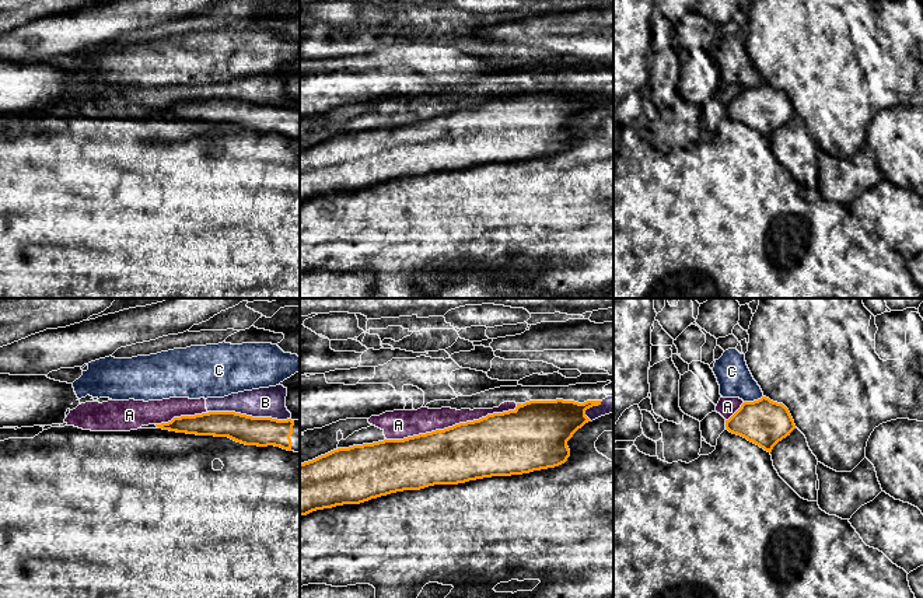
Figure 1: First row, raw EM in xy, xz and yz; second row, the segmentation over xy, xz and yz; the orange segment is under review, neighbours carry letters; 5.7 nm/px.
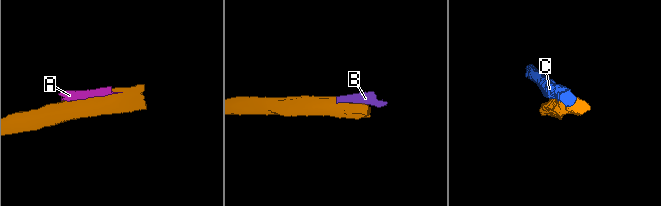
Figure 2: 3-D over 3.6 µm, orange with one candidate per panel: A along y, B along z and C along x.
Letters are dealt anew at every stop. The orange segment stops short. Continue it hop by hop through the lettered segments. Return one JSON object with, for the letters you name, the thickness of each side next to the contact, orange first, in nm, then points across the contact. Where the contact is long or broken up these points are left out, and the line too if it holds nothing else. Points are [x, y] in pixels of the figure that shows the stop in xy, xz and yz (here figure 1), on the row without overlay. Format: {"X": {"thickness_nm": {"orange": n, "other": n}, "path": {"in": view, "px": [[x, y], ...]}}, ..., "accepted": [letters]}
{"accepted": []}

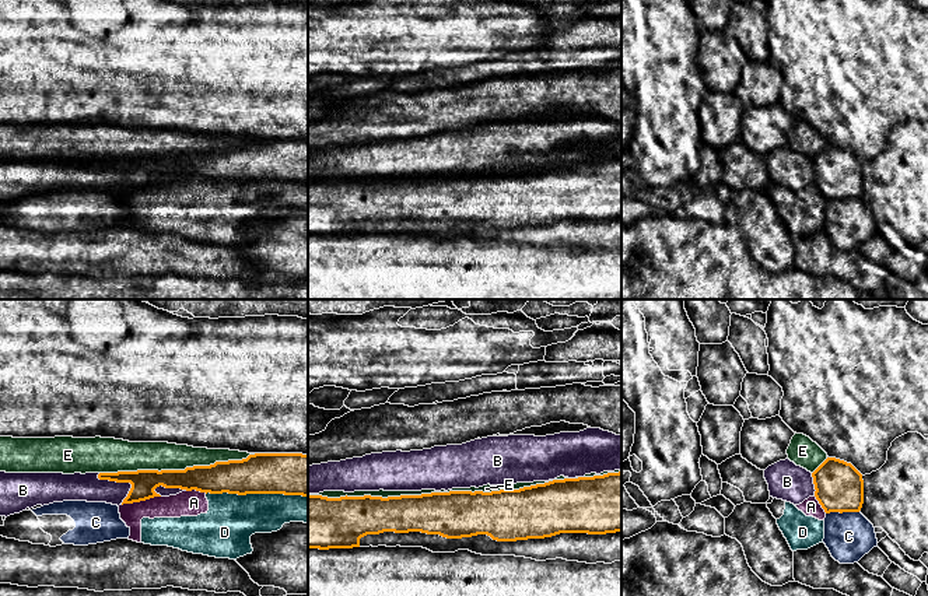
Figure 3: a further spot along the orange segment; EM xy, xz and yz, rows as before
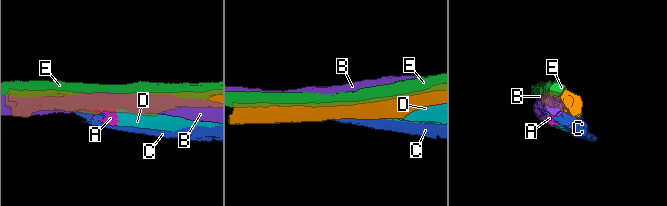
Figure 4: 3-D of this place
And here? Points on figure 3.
{"accepted": []}

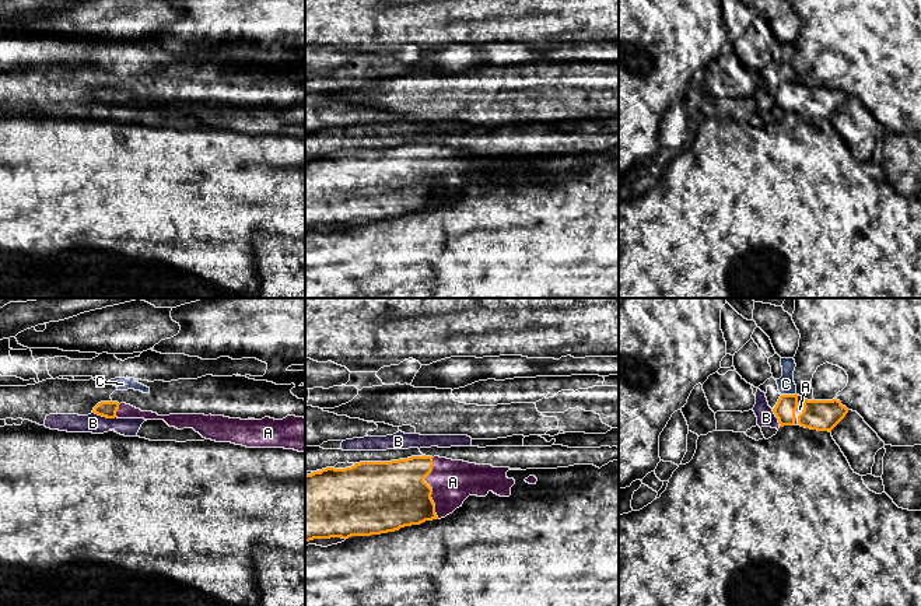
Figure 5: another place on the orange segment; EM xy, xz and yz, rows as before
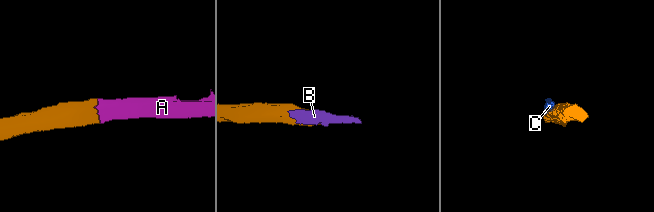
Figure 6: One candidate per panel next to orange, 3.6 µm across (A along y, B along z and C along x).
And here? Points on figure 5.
{"A": {"thickness_nm": {"orange": 380, "other": 240}, "path": {"in": "xz", "px": [[389, 182], [431, 175], [452, 168]]}}, "accepted": ["A"]}

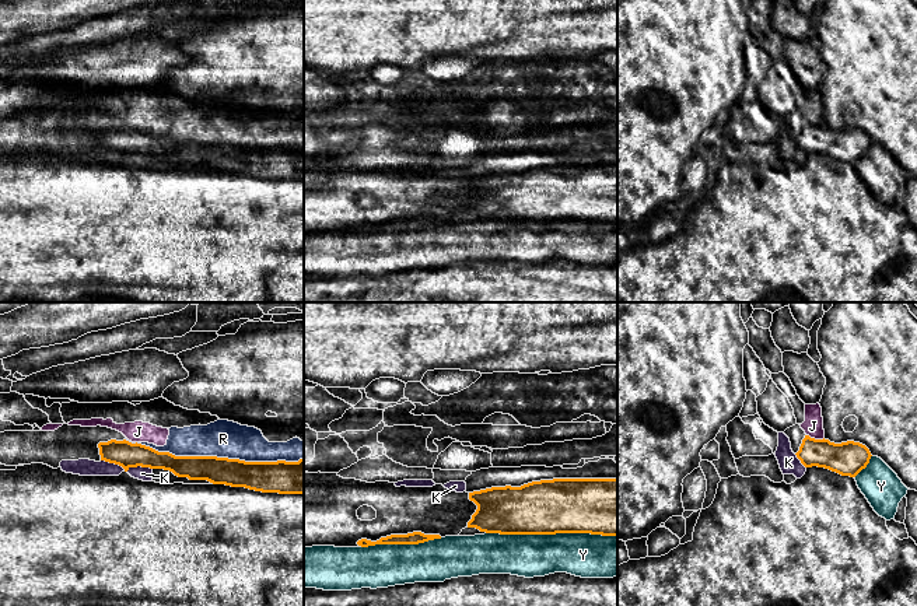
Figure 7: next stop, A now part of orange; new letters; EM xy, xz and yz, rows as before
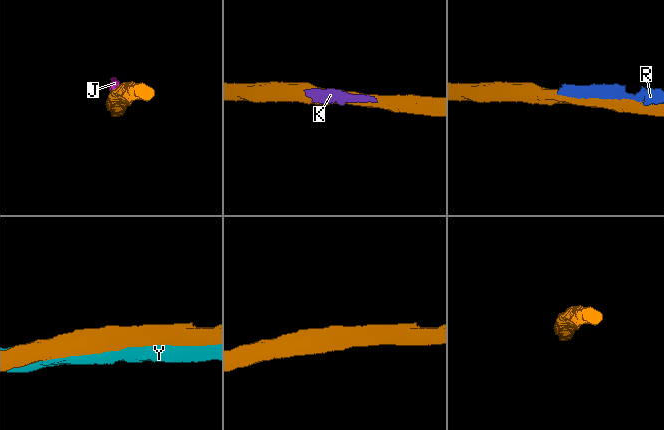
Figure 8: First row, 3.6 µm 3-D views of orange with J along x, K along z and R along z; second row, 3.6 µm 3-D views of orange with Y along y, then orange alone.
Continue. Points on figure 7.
{"accepted": []}

